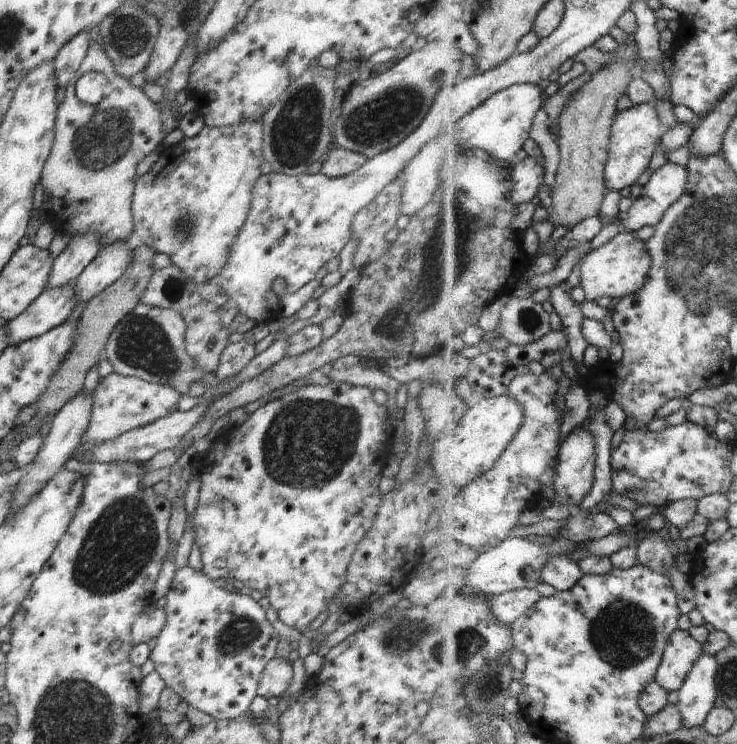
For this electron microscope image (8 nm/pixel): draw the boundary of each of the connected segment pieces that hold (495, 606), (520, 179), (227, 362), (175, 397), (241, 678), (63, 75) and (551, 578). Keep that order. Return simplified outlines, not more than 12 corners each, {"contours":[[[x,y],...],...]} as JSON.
{"contours":[[[523,588],[488,597],[498,622],[513,626],[542,600]],[[543,157],[514,164],[513,200],[518,206],[537,198],[546,186]],[[229,343],[215,370],[218,379],[236,376],[255,355],[255,343]],[[114,371],[93,392],[81,442],[94,444],[178,410],[174,386]],[[176,570],[155,672],[192,711],[249,711],[278,634],[250,596]],[[94,33],[76,34],[56,54],[56,87],[68,82],[87,56]],[[556,556],[543,581],[558,591],[572,590],[585,576],[570,556]]]}

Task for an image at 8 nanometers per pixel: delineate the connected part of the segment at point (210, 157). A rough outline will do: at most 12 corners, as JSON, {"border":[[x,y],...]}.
{"border":[[262,117],[204,126],[136,180],[134,232],[222,270],[266,160]]}

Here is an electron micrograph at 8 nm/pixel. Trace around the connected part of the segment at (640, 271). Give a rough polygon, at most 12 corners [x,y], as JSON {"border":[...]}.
{"border":[[634,231],[586,255],[589,301],[645,289],[653,270]]}

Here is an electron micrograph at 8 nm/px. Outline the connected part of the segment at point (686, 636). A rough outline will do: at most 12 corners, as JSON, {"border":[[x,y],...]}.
{"border":[[679,629],[665,652],[657,682],[679,692],[704,645]]}

